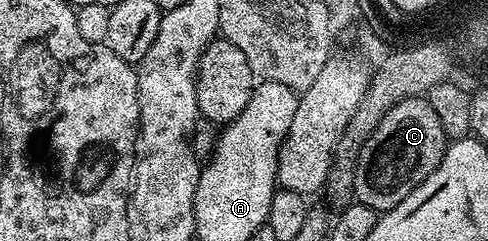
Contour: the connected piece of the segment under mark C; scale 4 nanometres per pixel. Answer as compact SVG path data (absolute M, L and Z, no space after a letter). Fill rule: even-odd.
M414 96L398 102L382 115L357 157L352 189L355 200L377 211L393 209L436 170L449 144L427 99Z

